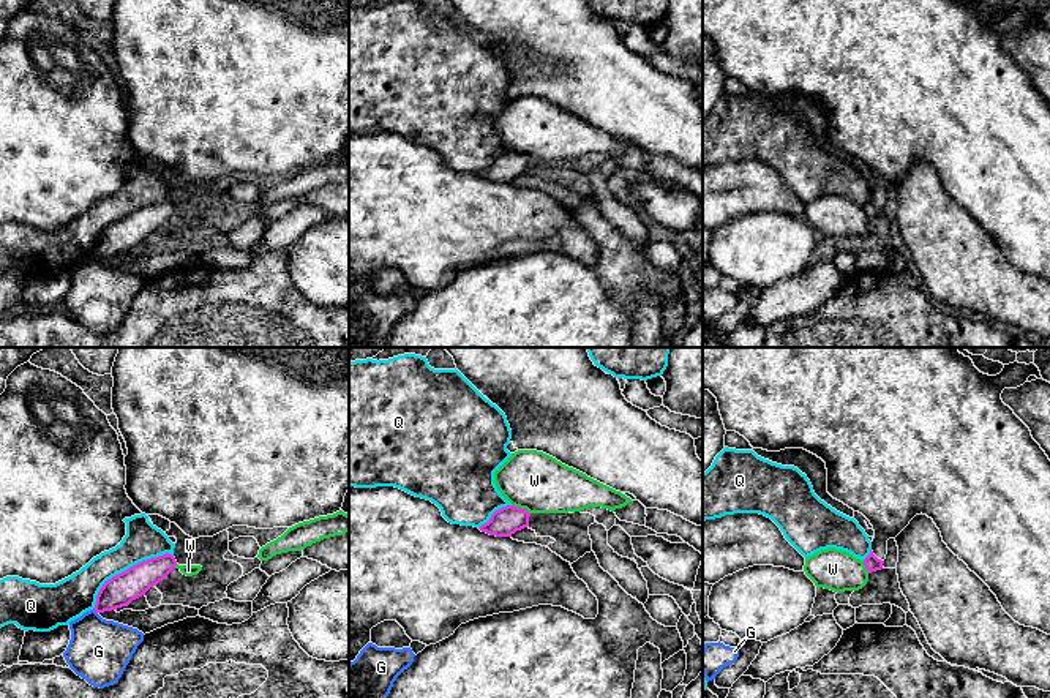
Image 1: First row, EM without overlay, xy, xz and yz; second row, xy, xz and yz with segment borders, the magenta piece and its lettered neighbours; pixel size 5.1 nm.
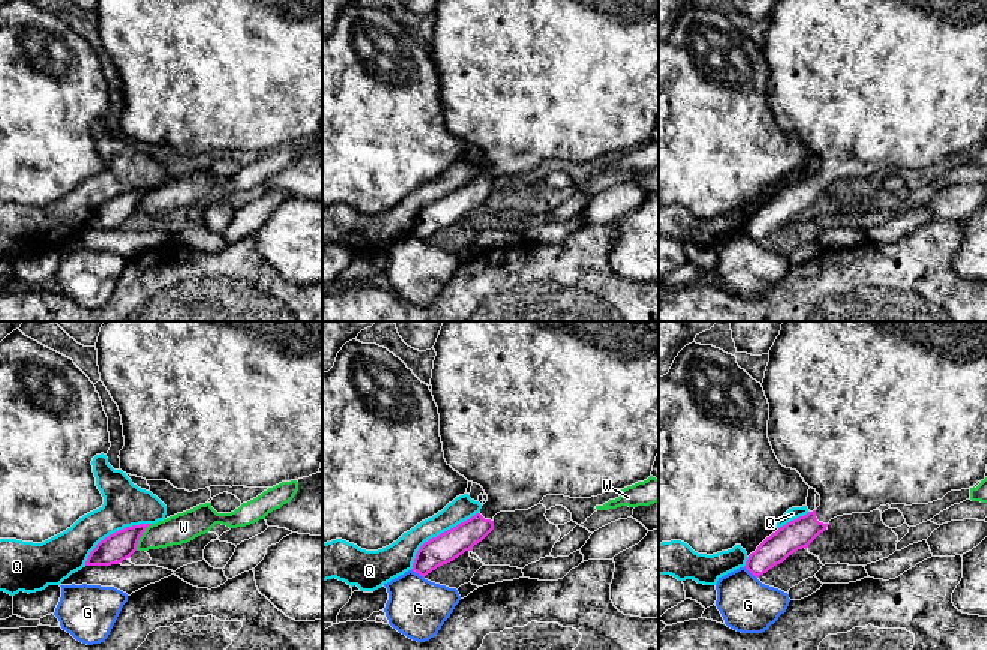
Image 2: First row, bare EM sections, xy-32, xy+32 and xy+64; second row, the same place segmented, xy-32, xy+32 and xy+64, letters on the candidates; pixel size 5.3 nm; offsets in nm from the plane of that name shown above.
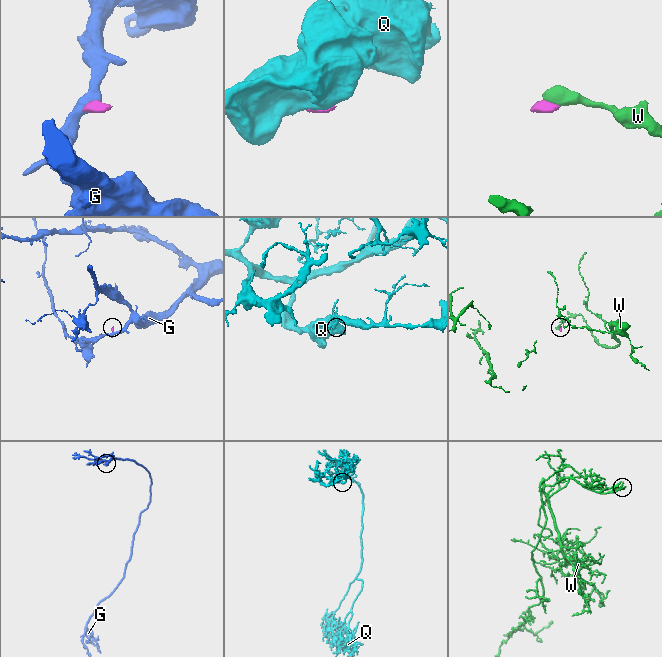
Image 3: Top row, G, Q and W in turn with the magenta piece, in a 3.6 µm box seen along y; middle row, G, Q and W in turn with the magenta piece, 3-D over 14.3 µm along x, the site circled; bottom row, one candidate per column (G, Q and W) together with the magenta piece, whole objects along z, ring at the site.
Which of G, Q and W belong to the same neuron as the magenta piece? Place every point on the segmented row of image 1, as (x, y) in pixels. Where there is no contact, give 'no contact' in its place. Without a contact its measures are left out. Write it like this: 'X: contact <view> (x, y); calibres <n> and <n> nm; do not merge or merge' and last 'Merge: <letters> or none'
G: contact xy (95, 610); calibres 160 and 320 nm; do not merge
Q: contact xy (125, 570); calibres 160 and 190 nm; do not merge
W: contact xz (521, 509); calibres 140 and 300 nm; do not merge
Merge: none

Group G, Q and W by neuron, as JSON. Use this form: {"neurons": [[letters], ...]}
{"neurons": [["G"], ["Q"], ["W"]]}

